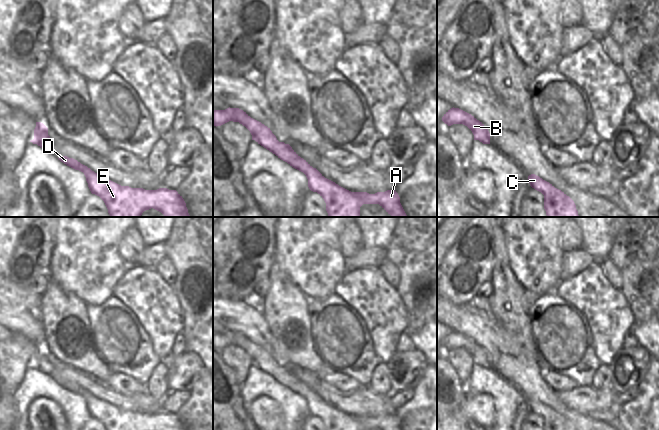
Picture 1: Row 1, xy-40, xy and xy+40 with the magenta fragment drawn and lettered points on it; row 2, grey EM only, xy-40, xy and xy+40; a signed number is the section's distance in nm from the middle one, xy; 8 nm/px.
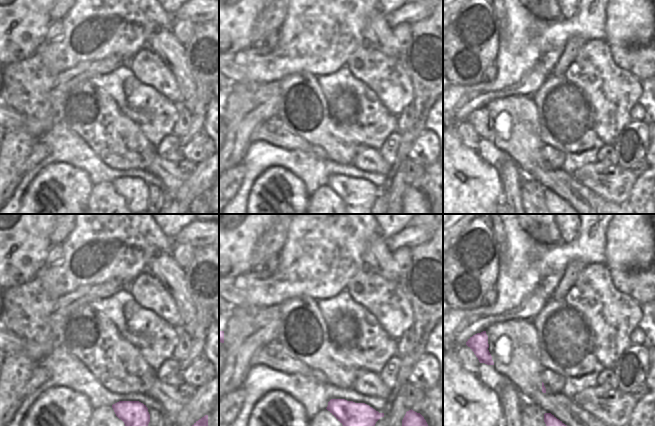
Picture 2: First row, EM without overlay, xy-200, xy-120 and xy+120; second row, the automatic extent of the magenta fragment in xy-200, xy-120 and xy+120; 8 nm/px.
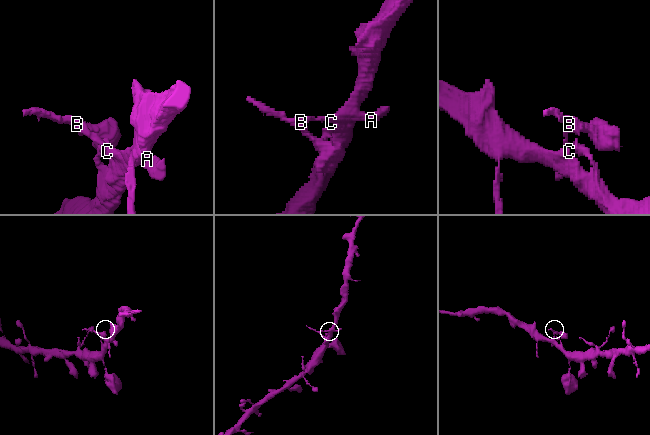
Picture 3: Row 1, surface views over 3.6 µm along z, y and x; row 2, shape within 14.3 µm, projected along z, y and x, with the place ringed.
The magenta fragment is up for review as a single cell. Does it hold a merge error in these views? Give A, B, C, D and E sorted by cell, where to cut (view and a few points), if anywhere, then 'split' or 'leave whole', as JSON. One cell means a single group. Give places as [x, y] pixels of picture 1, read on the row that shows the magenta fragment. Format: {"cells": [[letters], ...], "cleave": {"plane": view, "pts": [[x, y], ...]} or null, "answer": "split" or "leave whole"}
{"cells": [["A", "B", "C", "D", "E"]], "cleave": null, "answer": "leave whole"}

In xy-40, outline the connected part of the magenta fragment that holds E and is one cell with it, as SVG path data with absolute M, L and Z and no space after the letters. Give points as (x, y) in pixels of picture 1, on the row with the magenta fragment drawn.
M61 156L58 159L84 173L91 193L104 201L110 217L141 217L144 211L151 208L165 217L190 217L184 199L176 190L145 190L121 186L73 158Z

